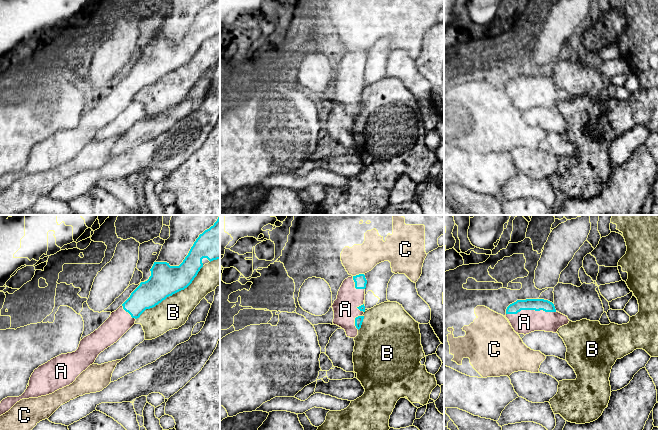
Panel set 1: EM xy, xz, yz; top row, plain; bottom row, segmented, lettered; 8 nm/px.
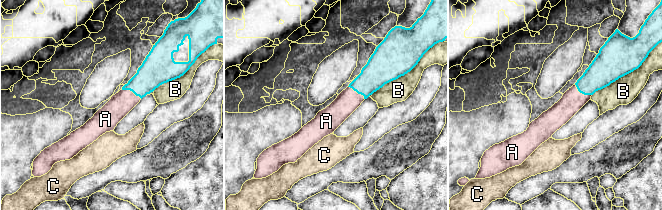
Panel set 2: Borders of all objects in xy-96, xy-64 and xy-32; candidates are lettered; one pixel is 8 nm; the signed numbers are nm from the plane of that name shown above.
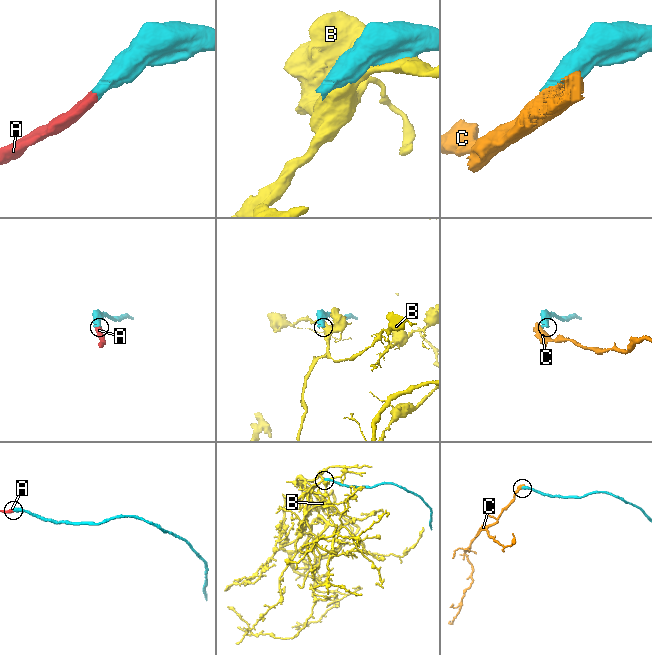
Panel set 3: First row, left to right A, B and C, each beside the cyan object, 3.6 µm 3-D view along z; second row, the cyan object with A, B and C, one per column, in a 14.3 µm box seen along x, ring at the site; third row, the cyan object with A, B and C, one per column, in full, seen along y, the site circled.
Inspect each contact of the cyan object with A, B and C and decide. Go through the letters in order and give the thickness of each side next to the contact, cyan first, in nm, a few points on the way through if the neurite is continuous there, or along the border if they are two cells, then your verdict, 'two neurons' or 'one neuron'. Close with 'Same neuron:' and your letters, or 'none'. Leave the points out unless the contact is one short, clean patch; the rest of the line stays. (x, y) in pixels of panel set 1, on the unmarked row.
A: 100 nm thick on the cyan side, 190 nm on the other; runs through yz (529, 80), (531, 85), (524, 98); one neuron
B: 260 nm thick on the cyan side, 260 nm on the other; two neurons
C: 100 nm thick on the cyan side, 240 nm on the other; border along xz (363, 49), (353, 52); two neurons
Same neuron: A

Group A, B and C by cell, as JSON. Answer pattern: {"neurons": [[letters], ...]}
{"neurons": [["A"], ["B"], ["C"]]}

